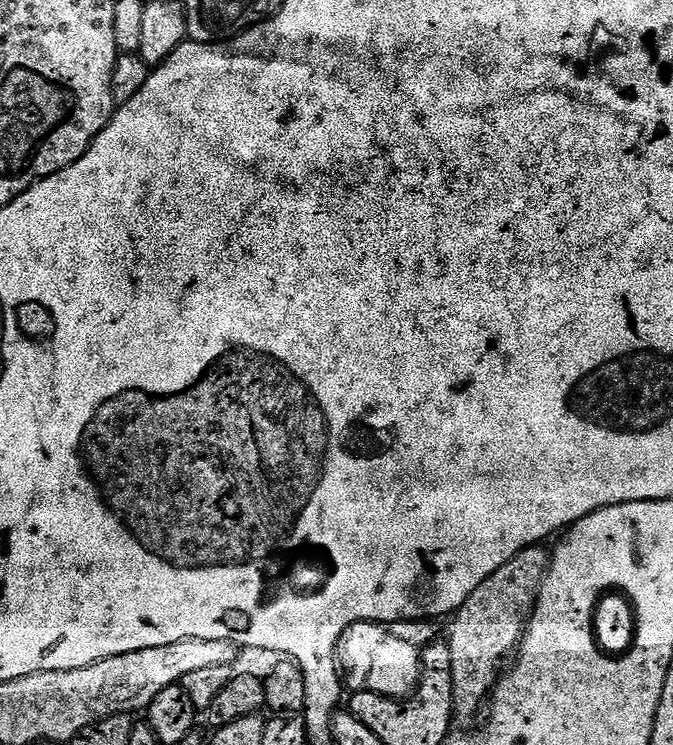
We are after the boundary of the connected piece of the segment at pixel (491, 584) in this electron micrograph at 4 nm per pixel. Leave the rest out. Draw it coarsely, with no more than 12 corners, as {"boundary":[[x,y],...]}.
{"boundary":[[522,550],[451,617],[457,717],[489,699],[548,573]]}

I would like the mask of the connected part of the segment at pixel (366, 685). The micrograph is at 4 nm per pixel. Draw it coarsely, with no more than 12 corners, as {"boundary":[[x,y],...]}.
{"boundary":[[371,622],[337,644],[349,689],[407,698],[421,649]]}

